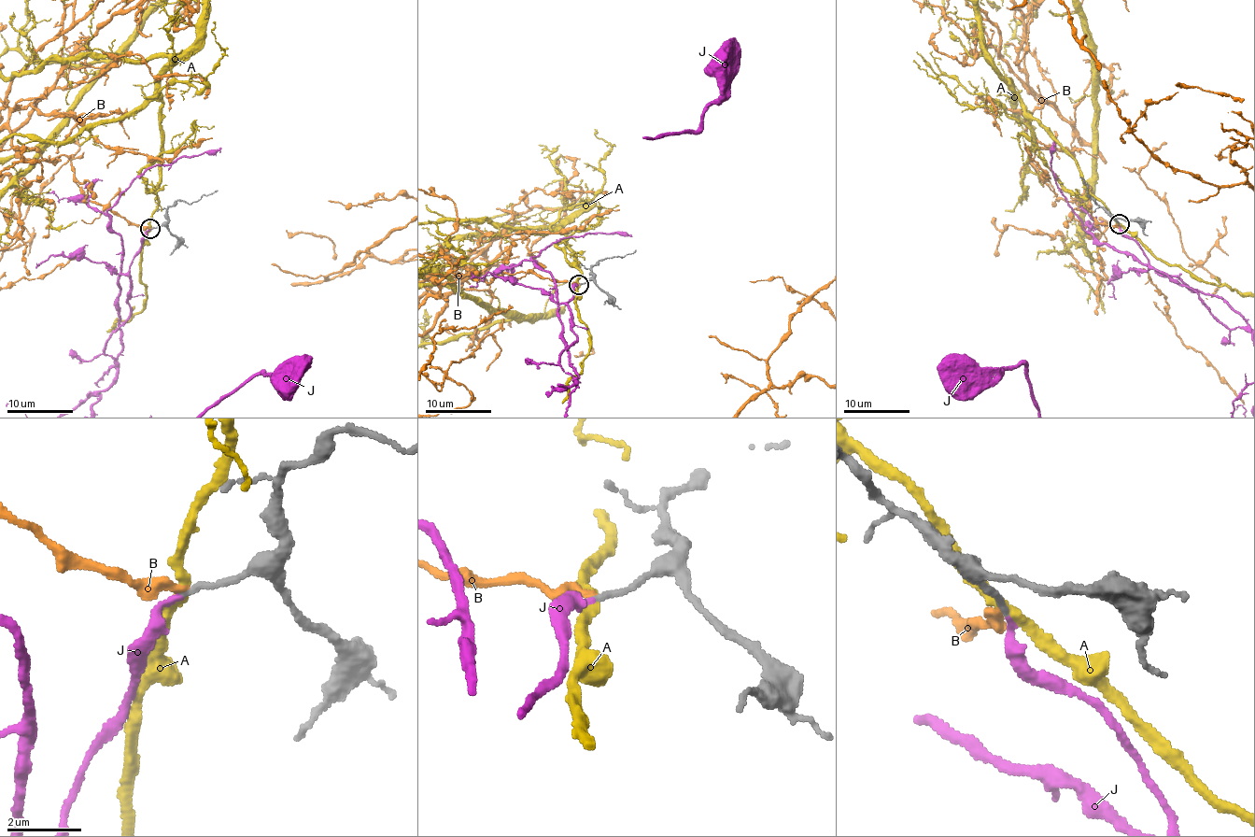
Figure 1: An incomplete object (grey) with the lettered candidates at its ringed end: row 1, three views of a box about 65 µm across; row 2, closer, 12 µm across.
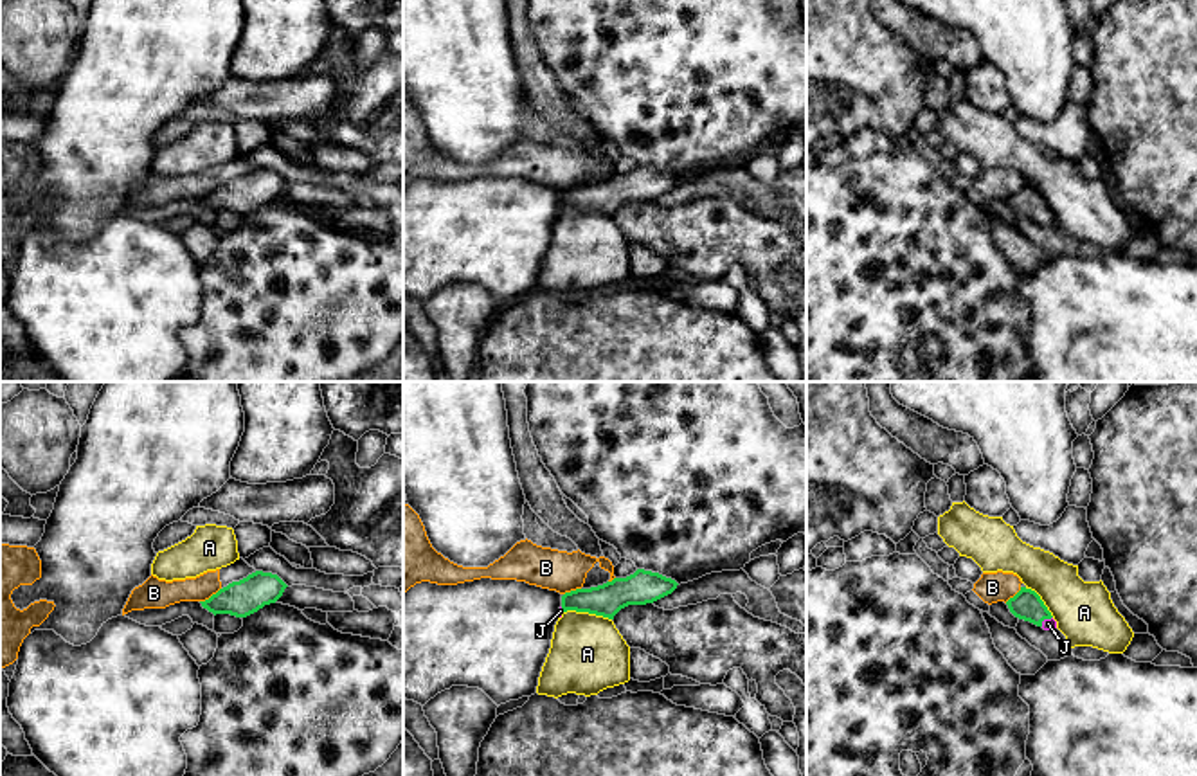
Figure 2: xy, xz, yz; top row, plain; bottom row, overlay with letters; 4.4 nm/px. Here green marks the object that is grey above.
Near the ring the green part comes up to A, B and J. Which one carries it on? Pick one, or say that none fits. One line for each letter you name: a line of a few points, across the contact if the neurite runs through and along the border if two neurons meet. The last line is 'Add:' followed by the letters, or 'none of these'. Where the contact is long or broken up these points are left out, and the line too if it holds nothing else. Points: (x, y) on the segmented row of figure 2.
J: yz (1026, 604), (1044, 618), (1048, 623)
Add: J

